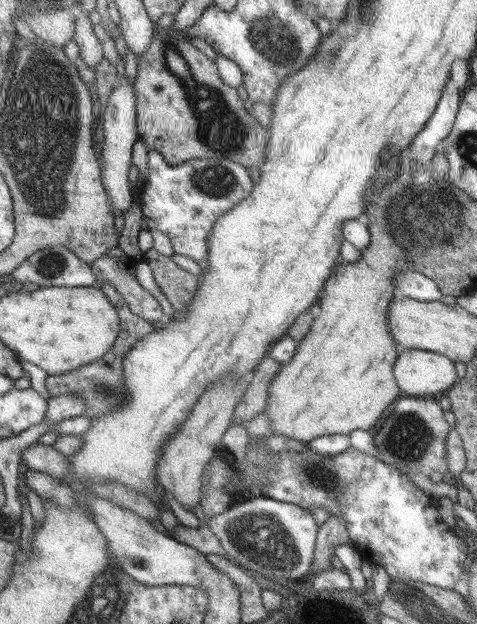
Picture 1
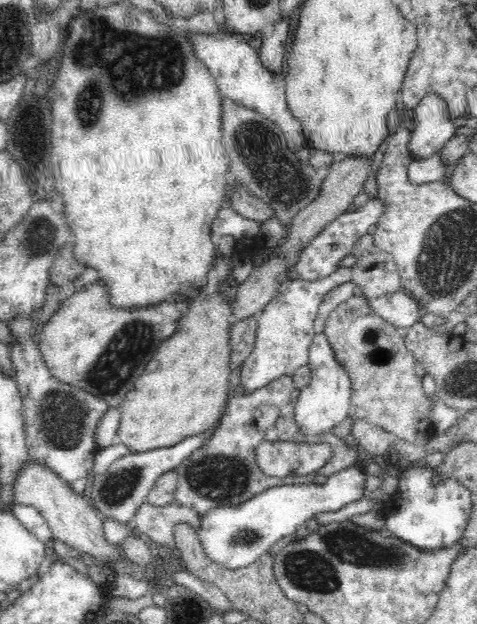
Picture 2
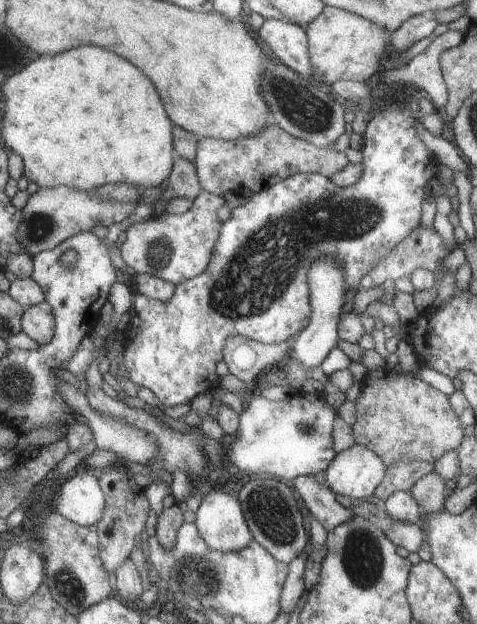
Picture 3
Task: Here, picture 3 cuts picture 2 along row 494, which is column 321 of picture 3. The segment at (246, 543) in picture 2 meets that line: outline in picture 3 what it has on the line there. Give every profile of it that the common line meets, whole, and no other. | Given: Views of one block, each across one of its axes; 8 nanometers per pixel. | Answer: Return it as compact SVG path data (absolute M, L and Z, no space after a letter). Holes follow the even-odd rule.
M319 258L307 270L307 288L309 288L309 308L311 318L307 326L295 336L295 342L287 354L293 362L299 362L301 368L317 368L323 364L329 350L333 350L339 342L337 324L341 318L341 308L347 302L349 294L345 292L345 276L343 268L335 262L335 258Z

